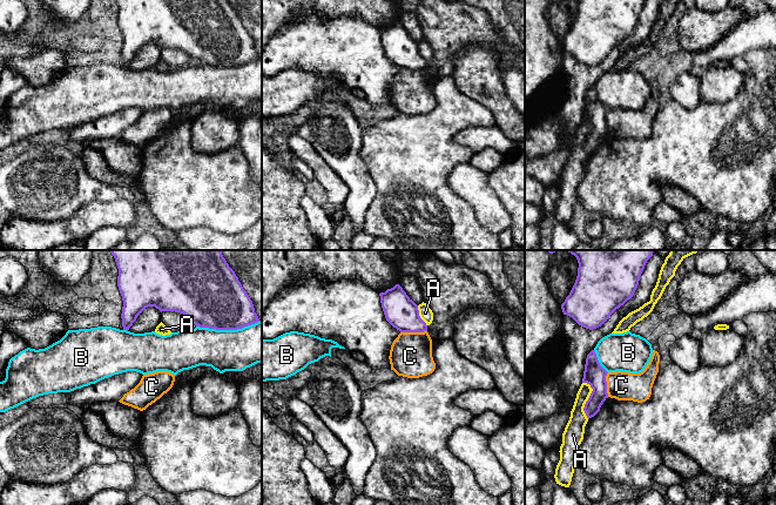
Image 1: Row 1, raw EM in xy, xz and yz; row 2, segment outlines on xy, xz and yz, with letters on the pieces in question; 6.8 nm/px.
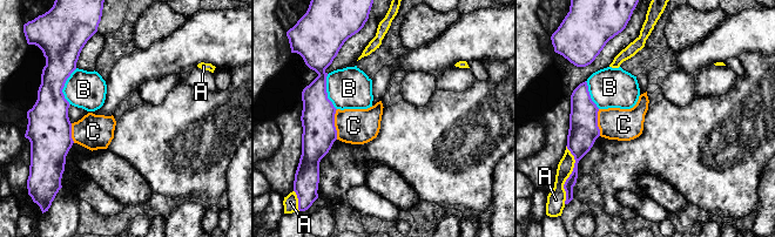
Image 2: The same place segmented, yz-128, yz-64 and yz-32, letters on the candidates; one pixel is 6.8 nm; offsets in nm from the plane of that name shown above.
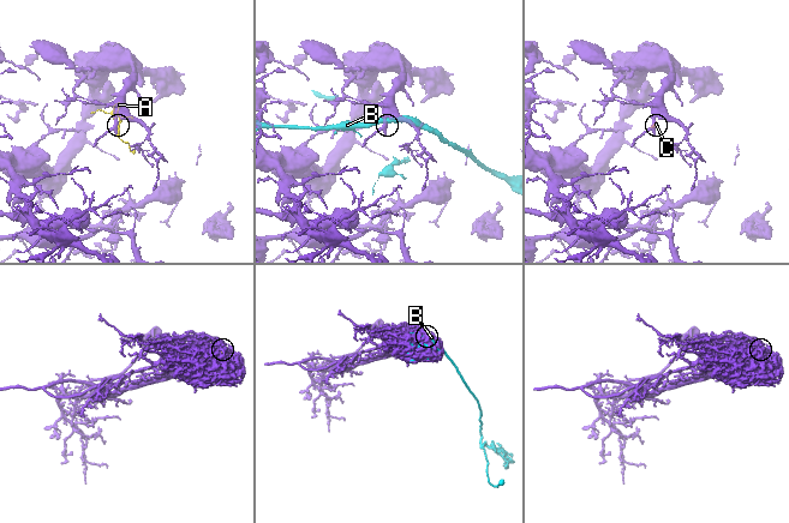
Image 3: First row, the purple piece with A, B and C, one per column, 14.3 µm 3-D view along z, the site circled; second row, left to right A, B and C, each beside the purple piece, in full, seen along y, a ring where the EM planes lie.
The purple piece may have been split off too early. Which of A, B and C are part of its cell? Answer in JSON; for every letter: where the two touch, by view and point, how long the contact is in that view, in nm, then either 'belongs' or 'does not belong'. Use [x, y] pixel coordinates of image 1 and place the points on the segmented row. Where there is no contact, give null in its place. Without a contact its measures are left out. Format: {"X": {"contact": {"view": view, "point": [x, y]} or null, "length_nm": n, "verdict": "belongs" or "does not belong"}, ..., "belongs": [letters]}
{"A": {"contact": {"view": "yz", "point": [588, 398]}, "length_nm": 260, "verdict": "does not belong"}, "B": {"contact": {"view": "xy", "point": [228, 329]}, "length_nm": 440, "verdict": "does not belong"}, "C": {"contact": {"view": "xz", "point": [413, 331]}, "length_nm": 180, "verdict": "does not belong"}, "belongs": []}

